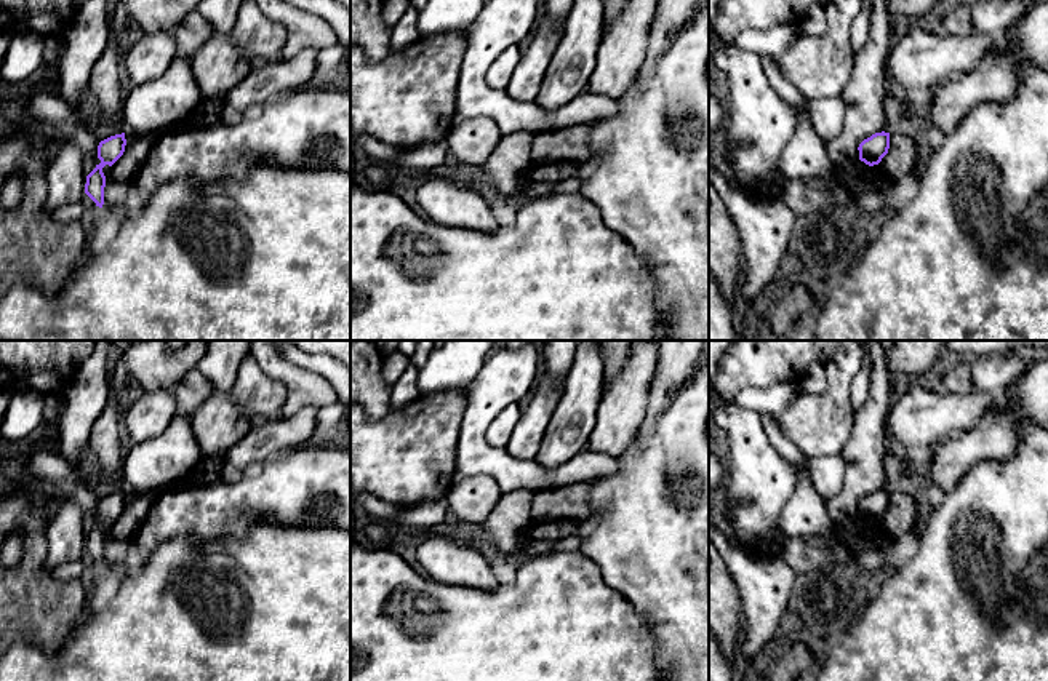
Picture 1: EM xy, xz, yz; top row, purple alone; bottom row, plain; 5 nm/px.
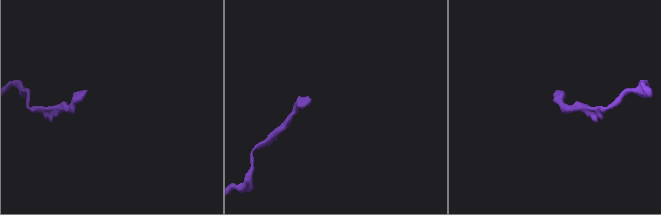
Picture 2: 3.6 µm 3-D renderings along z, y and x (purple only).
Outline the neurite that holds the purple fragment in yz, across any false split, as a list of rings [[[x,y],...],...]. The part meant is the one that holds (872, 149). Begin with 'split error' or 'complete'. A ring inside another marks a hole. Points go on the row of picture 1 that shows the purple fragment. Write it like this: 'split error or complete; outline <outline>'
complete; outline [[[875,133],[859,144],[859,160],[869,166],[878,165],[882,158],[888,153],[888,149],[890,133]]]

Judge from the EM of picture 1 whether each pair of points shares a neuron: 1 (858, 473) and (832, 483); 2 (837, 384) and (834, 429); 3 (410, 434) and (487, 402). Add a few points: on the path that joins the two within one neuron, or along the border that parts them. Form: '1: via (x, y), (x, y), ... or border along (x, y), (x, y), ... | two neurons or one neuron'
1: border along (840, 456), (844, 464), (842, 488), (826, 501) | two neurons
2: via (837, 395), (834, 418) | one neuron
3: border along (466, 390), (466, 410), (455, 448) | two neurons

